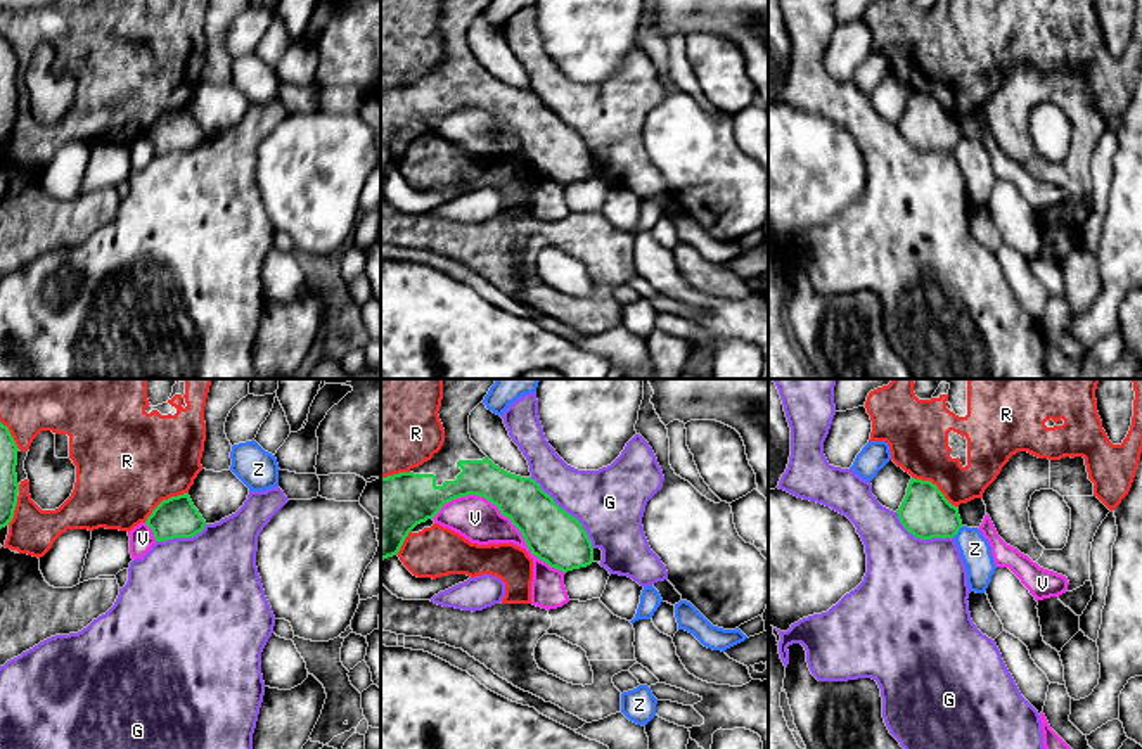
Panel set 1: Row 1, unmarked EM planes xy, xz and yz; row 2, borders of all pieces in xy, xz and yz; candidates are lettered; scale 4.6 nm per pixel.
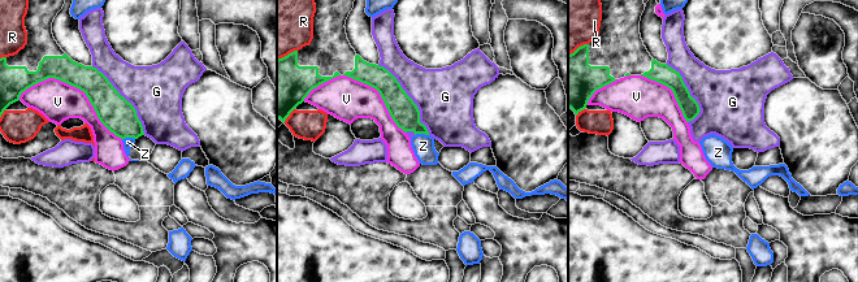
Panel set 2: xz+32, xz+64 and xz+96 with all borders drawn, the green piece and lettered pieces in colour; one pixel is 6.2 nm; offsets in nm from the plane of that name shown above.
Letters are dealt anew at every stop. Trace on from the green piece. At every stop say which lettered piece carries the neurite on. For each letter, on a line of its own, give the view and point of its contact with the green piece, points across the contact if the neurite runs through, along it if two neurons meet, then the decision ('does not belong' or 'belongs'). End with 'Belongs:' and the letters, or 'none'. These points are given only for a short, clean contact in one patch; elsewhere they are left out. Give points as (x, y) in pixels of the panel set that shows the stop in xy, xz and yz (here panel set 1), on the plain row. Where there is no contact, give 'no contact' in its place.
G: meets green in xz at (566, 125); does not belong
R: meets green in yz at (935, 97); does not belong
V: meets green in xz at (502, 127); does not belong
Z: meets green in yz at (957, 144); border along yz (962, 139), (952, 149); does not belong
Belongs: none

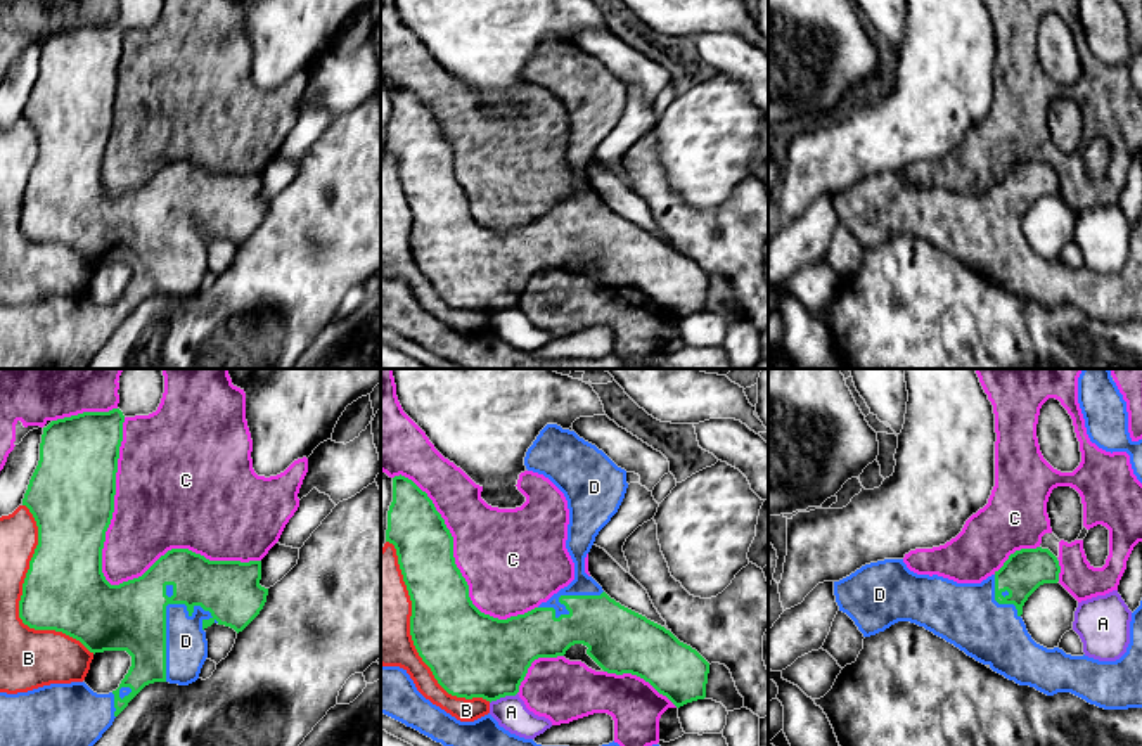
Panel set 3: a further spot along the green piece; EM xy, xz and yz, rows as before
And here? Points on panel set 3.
A: meets green in xz at (502, 308); border along xz (516, 305), (490, 315); does not belong
B: meets green in xz at (412, 250); does not belong
C: meets green in xy at (102, 187); does not belong
D: meets green in xy at (165, 237); belongs
Belongs: D

